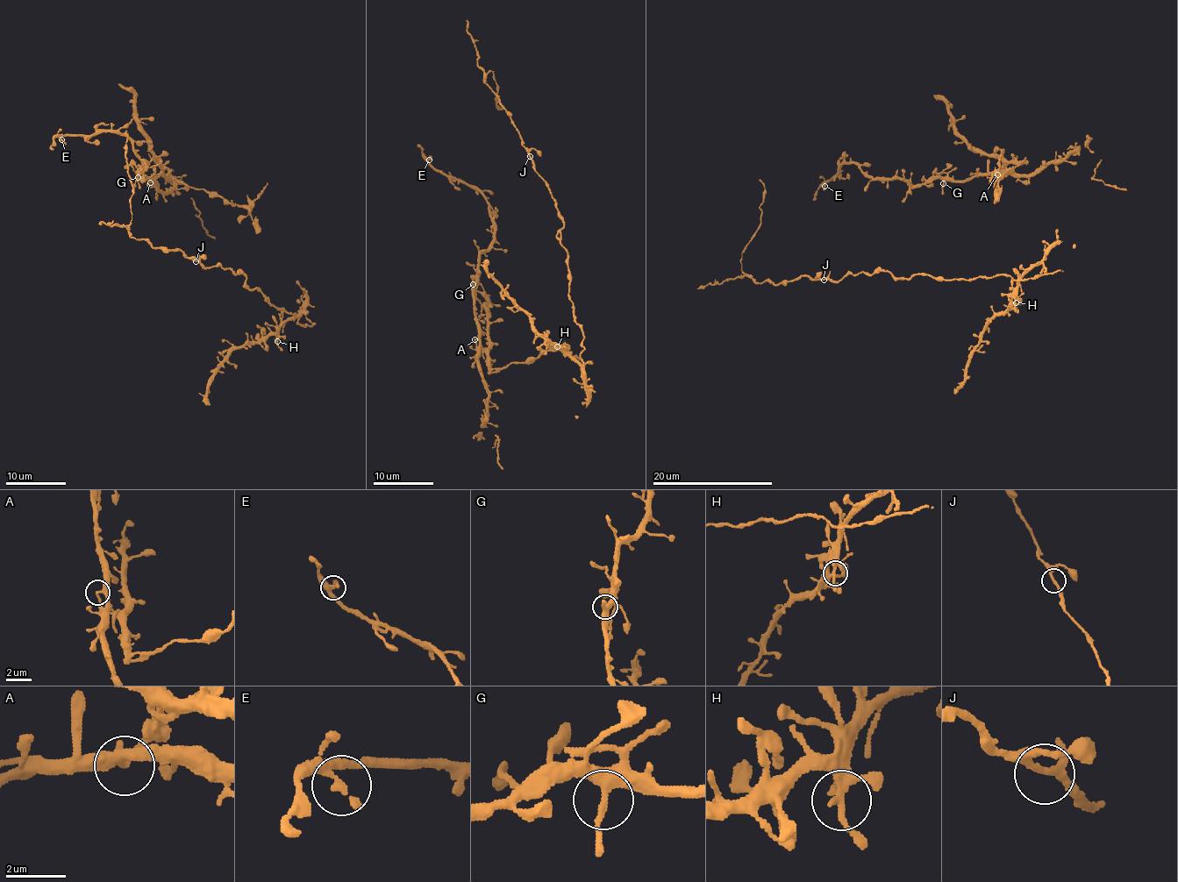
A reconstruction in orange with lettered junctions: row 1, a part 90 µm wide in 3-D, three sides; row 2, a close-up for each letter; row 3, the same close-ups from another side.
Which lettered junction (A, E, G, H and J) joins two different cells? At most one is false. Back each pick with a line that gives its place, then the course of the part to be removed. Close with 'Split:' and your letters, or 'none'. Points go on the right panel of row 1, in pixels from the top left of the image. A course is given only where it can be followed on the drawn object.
A: Place: (997, 174). Course of the part to remove: (997, 174), (1008, 164), (1022, 161), (1000, 177), (995, 178), (1001, 149)
Split: A

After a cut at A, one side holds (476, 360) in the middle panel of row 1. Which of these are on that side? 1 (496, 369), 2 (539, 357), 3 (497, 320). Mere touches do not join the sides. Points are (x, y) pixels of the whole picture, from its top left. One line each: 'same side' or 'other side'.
1: other side
2: other side
3: other side

